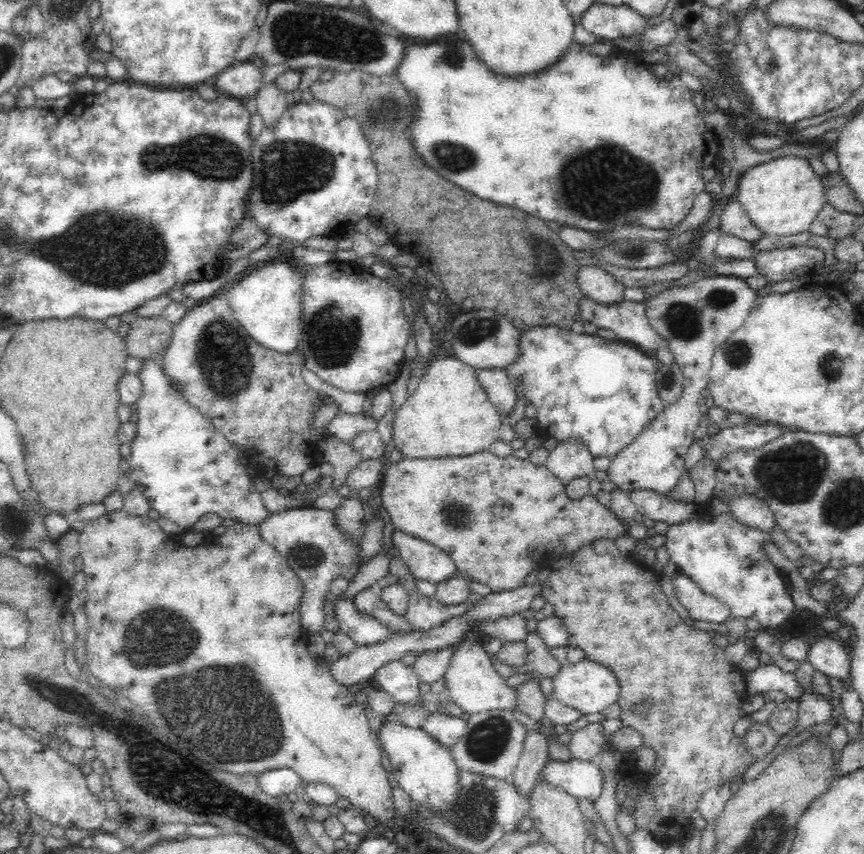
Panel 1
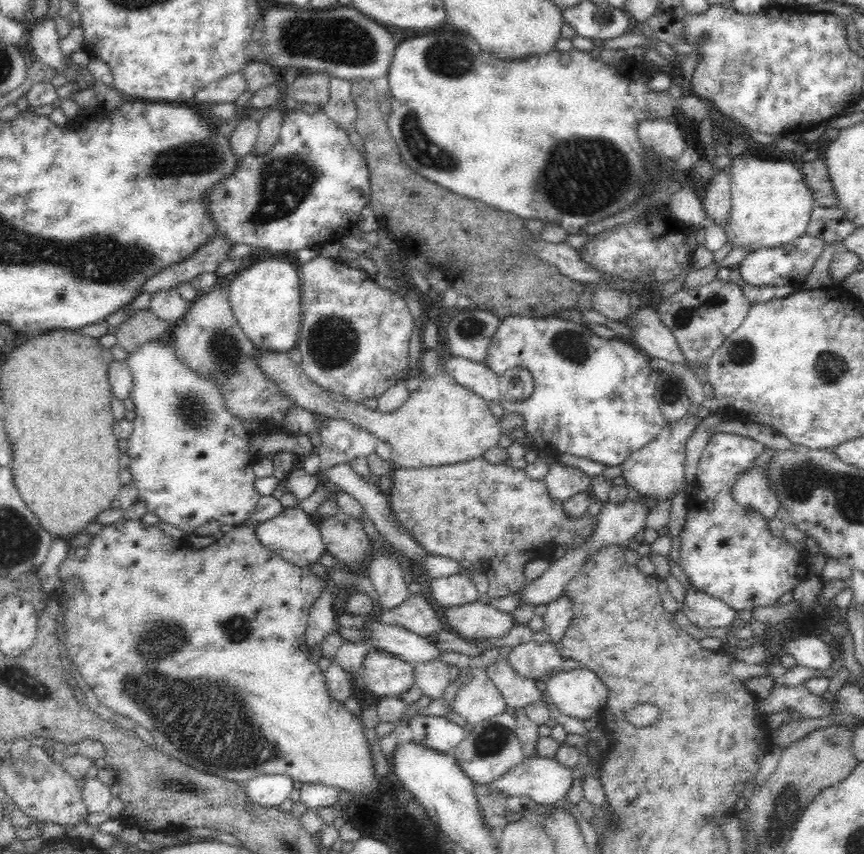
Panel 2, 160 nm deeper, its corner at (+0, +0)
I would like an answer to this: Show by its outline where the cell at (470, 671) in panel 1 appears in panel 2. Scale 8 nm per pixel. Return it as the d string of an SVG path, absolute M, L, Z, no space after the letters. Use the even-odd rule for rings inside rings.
M486 669L472 671L472 678L464 683L451 702L451 709L474 727L504 713L507 705L494 683L486 677Z

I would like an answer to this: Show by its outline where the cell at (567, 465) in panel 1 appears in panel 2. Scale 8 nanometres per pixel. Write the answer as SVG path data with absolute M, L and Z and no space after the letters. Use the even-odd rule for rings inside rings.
M555 463L549 467L544 478L544 485L546 485L551 500L564 504L572 496L580 492L588 492L591 480L591 476L578 468Z

